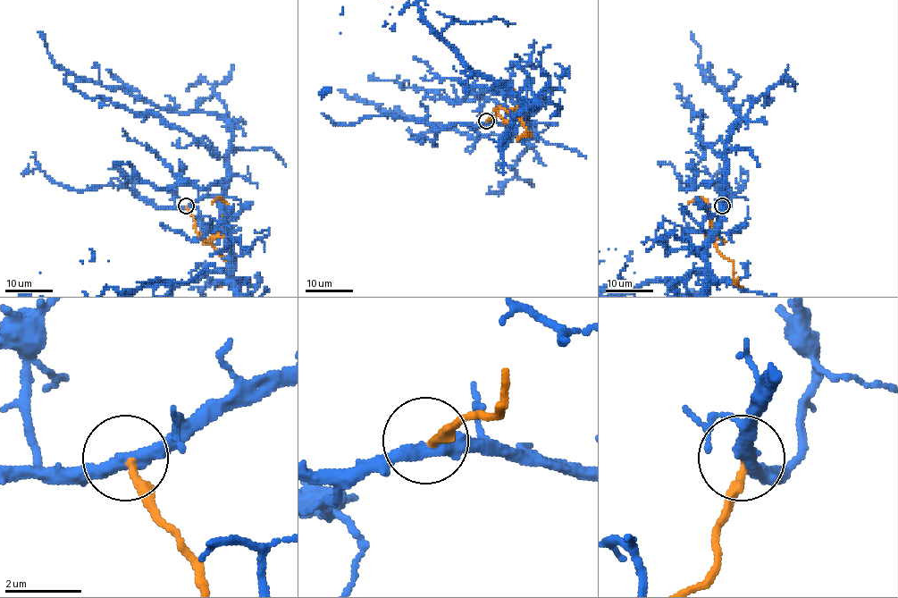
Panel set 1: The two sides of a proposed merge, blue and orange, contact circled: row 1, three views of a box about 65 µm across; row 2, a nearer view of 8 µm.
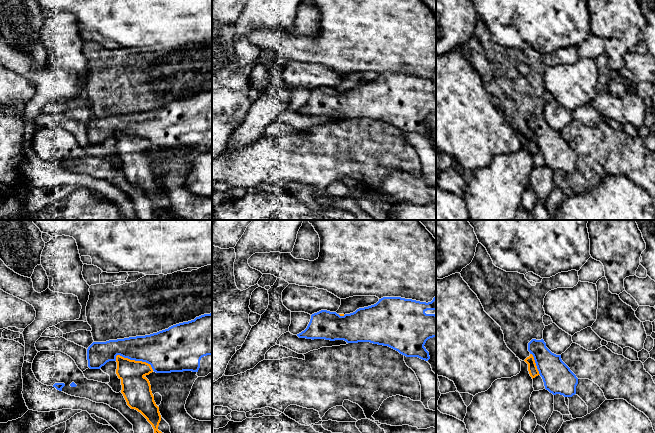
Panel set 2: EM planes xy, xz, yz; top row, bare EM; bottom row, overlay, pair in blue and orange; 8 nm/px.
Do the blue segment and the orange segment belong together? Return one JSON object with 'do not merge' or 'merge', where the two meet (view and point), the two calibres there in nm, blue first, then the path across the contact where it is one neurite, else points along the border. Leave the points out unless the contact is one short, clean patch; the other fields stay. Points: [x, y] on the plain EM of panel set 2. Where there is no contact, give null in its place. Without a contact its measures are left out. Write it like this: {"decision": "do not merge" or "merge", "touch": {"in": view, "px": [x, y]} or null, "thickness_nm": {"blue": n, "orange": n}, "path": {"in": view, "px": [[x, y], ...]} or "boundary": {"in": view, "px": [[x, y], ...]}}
{"decision": "do not merge", "touch": {"in": "xy", "px": [135, 136]}, "thickness_nm": {"blue": 320, "orange": 240}, "boundary": {"in": "xy", "px": [[115, 132], [121, 131], [130, 135], [145, 137], [153, 146]]}}

